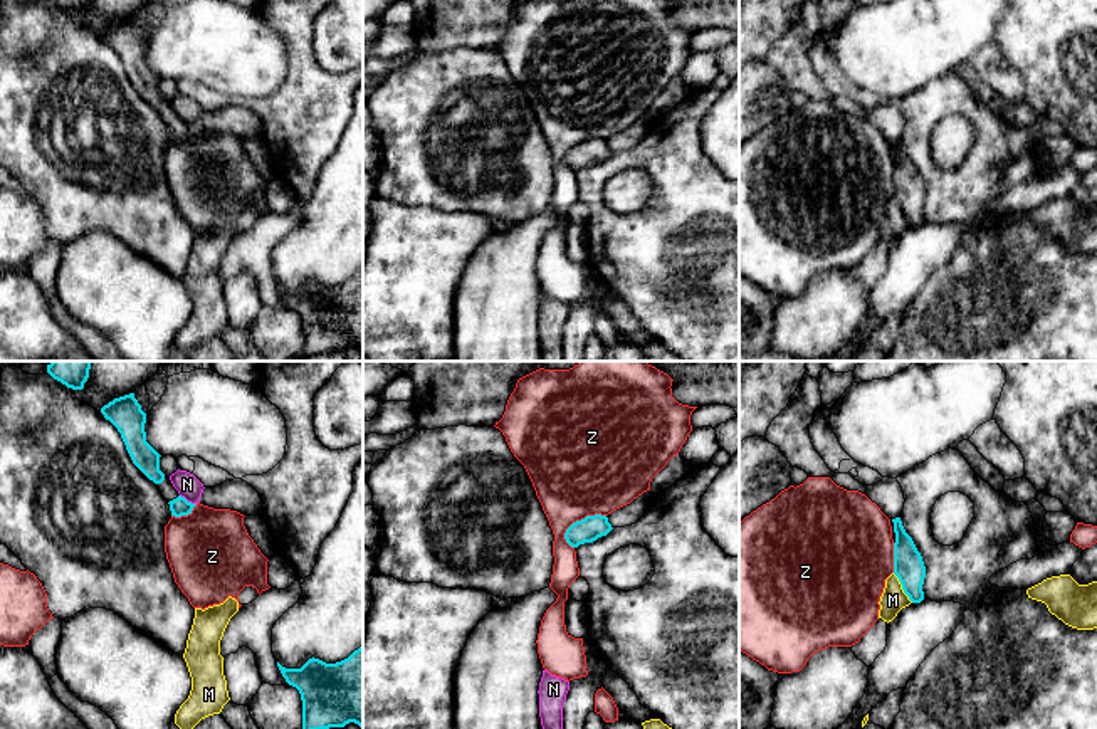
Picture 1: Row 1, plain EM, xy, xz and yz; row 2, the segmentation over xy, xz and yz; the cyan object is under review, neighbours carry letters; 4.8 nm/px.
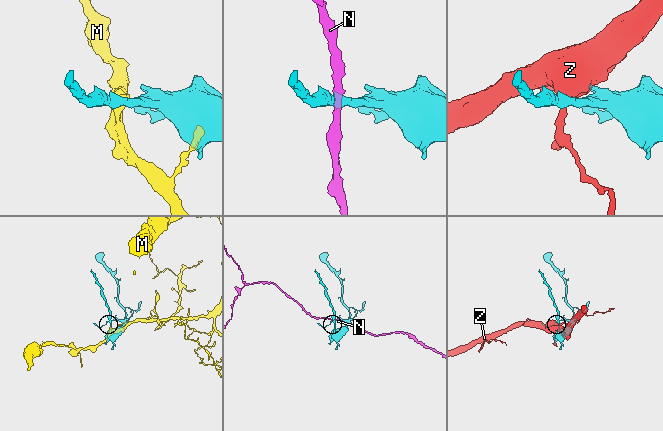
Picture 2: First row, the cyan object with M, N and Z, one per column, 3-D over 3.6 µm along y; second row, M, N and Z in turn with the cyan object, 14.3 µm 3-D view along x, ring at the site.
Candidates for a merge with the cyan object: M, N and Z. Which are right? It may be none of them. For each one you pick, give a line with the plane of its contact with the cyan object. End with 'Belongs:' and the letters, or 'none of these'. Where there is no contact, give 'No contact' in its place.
Belongs: none of these

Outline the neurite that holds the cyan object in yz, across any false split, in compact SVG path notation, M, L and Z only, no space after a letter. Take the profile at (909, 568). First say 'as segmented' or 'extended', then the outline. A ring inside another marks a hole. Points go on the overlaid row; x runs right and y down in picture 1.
as segmented; M900 517L892 519L895 543L894 543L894 574L899 578L904 593L912 603L924 600L926 566L912 538L905 532Z

